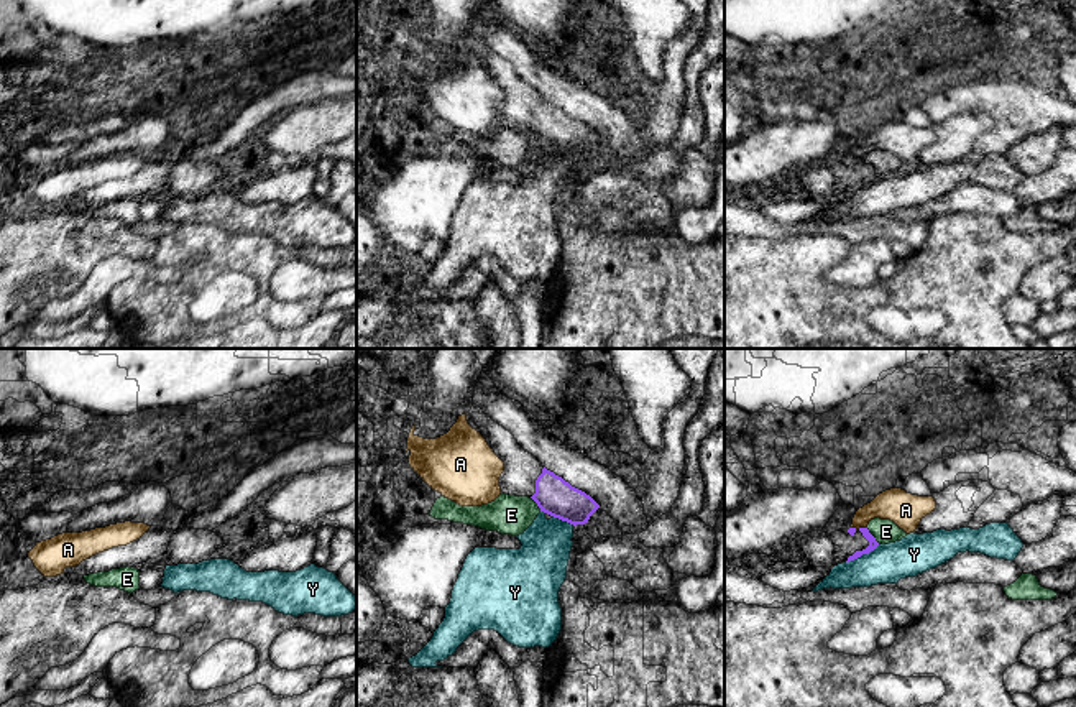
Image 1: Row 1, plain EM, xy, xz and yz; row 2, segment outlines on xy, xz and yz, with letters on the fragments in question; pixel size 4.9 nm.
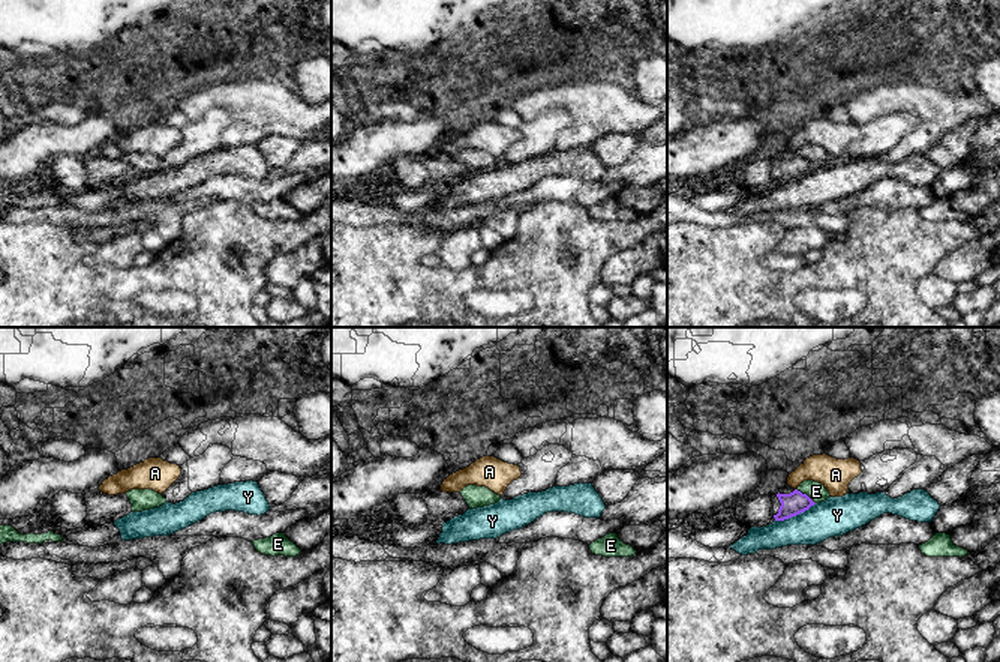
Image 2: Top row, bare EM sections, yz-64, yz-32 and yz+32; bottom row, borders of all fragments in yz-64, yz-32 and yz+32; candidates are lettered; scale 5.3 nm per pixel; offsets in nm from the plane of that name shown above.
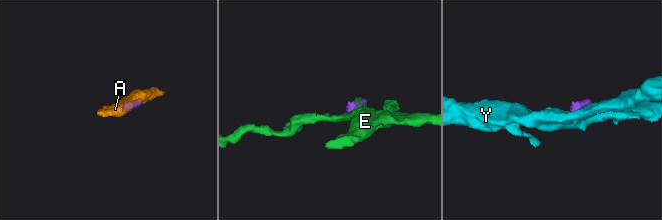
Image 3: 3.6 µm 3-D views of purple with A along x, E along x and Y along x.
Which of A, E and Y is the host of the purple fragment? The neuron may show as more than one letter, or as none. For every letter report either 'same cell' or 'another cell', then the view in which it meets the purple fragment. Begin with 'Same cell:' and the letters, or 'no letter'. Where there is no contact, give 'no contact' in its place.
Same cell: no letter
A: another cell; meets purple in yz
E: another cell; meets purple in yz
Y: another cell; meets purple in yz

